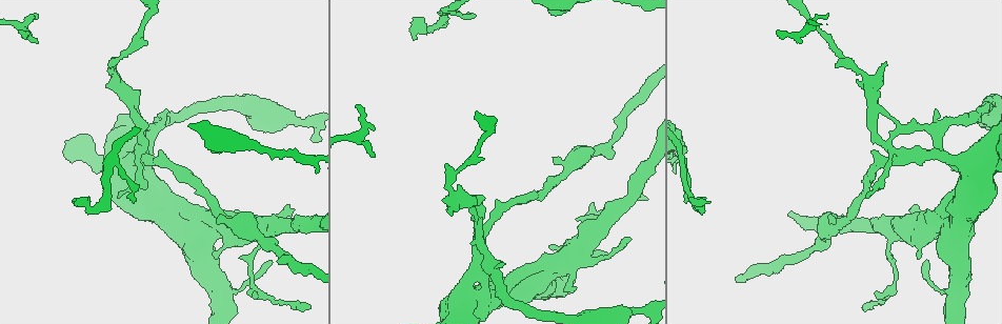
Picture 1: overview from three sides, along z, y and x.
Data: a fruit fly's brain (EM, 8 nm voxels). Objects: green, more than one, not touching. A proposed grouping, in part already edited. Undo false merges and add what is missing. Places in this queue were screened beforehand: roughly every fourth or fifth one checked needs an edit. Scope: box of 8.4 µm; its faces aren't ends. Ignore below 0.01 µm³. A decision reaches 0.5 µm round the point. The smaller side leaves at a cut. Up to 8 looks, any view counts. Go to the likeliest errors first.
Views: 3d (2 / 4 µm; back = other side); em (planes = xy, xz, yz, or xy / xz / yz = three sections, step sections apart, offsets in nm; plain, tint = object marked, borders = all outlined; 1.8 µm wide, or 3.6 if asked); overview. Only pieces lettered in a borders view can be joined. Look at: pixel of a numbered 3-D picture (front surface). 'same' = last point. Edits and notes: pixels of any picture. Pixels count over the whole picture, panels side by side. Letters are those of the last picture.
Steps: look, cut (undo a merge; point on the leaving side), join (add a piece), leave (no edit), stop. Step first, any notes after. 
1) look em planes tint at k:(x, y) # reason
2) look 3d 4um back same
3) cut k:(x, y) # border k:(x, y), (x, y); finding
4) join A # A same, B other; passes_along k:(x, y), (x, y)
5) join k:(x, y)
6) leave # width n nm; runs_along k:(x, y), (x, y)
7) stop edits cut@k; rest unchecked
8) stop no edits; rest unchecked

look em planes tint at 1:(804, 30)

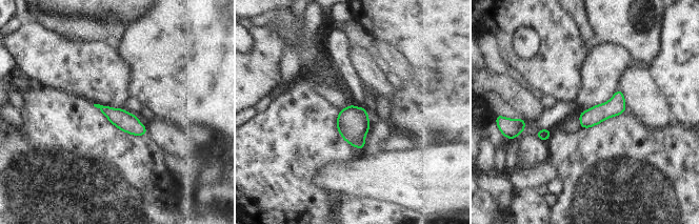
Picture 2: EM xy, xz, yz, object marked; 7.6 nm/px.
look em planes borders same

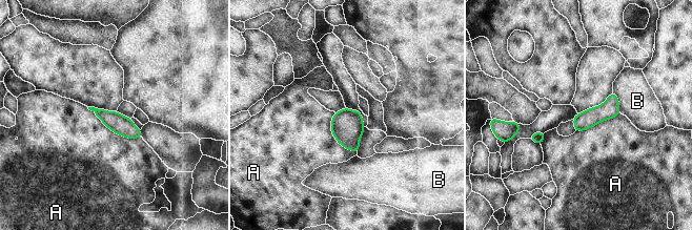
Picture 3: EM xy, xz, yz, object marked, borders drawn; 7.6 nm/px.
leave # width 140 nm; longest_contact A 480 nm; A other, B other; continuous, no second neuron

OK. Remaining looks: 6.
look 3d 4um at 1:(928, 263) # tapers out

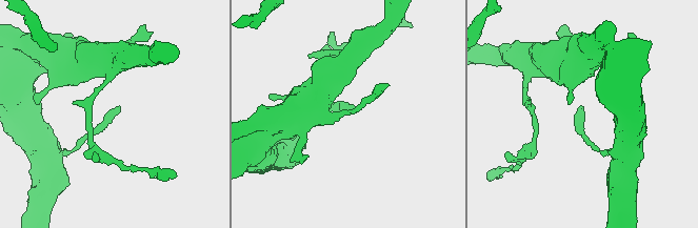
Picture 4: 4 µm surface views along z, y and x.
look em planes borders at 4:(118, 106)

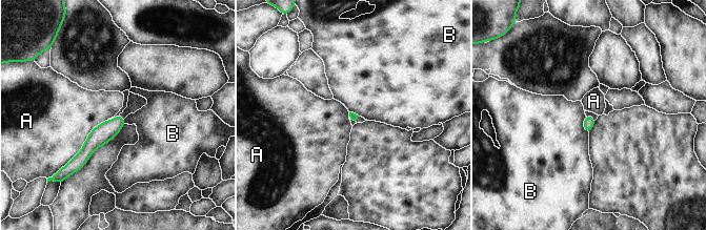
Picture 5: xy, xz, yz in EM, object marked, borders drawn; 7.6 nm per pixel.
leave # A other, B other; none of them fits

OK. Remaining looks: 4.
look em yz step 8 borders at 1:(867, 305) # thin end

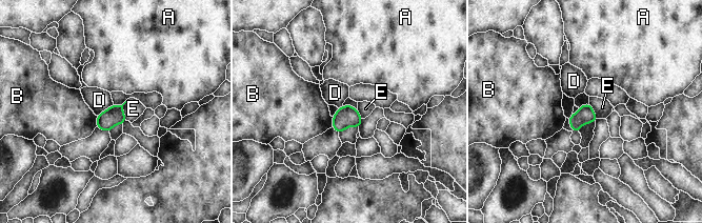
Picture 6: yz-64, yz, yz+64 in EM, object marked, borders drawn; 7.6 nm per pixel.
look em planes borders same # another direction

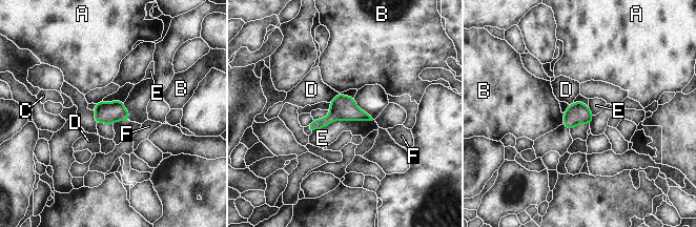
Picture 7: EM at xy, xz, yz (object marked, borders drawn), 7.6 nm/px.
leave # A other, B other, C other, D other, E other, F other; border 7:(373, 120), (334, 120), (311, 133); none of them fits

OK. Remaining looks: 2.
stop no edits; rest unchecked

